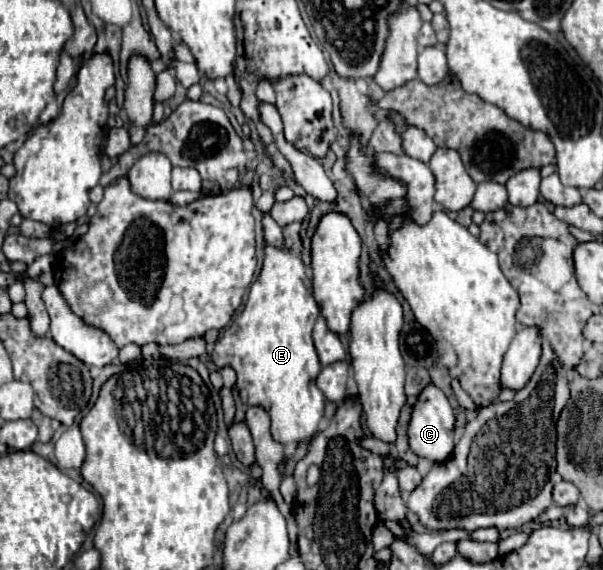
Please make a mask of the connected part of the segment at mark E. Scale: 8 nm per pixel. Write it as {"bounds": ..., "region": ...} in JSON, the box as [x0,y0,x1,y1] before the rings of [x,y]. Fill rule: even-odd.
{"bounds":[211,223,325,443],"region":[[[289,223],[283,227],[283,247],[265,243],[263,269],[249,289],[243,313],[233,319],[211,353],[219,369],[225,365],[235,369],[243,403],[259,405],[269,411],[271,435],[279,443],[301,443],[309,439],[317,431],[325,407],[325,397],[315,385],[321,363],[311,339],[319,307],[307,285],[299,231],[301,223]]]}

